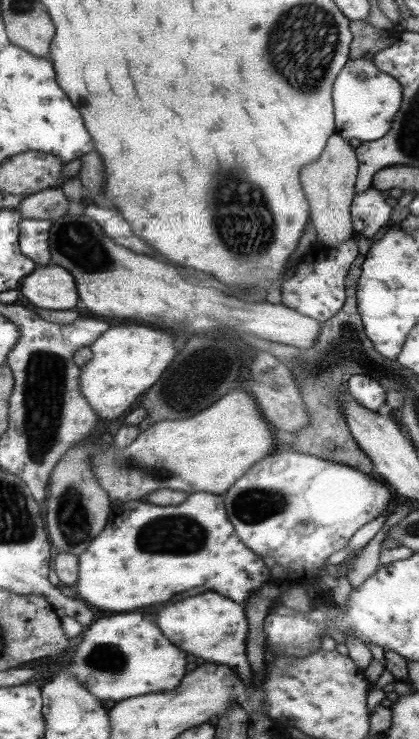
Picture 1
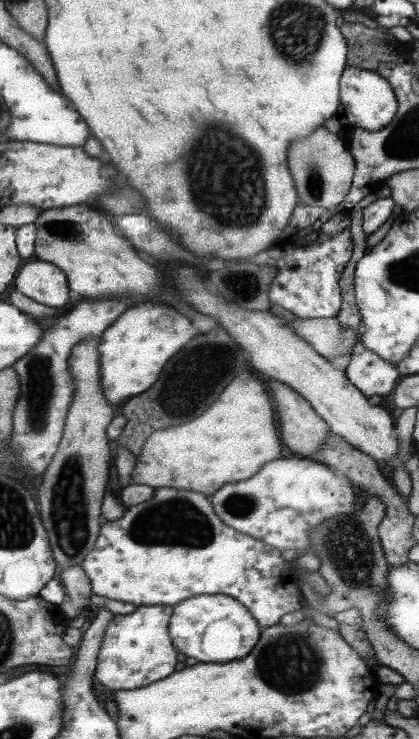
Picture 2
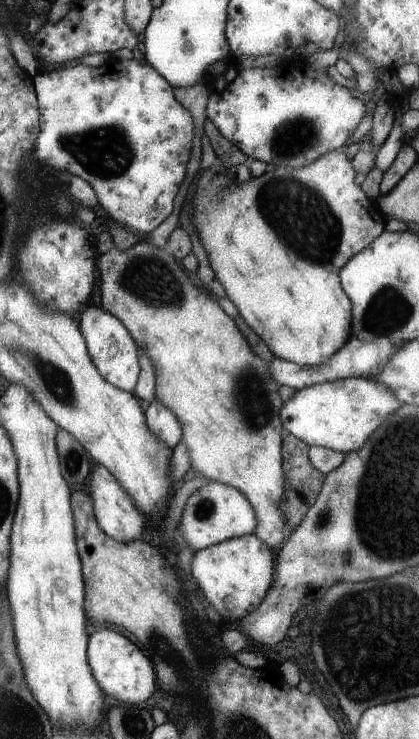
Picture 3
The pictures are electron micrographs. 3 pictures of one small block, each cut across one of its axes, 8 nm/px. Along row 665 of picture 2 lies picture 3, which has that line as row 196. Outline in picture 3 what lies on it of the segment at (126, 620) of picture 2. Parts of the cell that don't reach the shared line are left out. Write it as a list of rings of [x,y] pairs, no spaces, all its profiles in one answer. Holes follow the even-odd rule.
[[[115,58],[99,68],[79,64],[35,74],[33,80],[41,108],[41,132],[35,140],[33,158],[89,182],[105,216],[137,234],[137,238],[159,228],[173,210],[175,194],[185,176],[187,148],[191,154],[193,142],[191,114],[175,100],[173,86],[147,62],[119,62]]]

